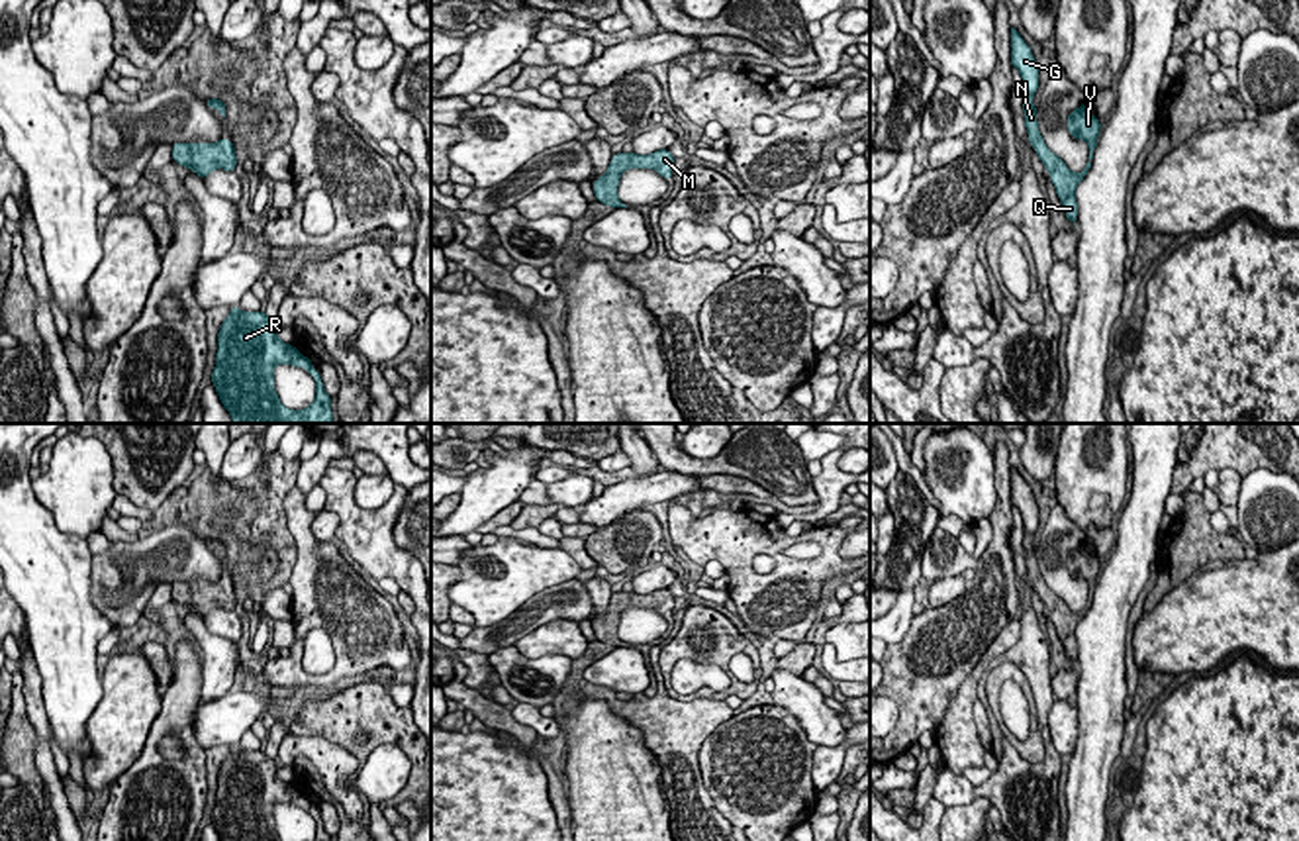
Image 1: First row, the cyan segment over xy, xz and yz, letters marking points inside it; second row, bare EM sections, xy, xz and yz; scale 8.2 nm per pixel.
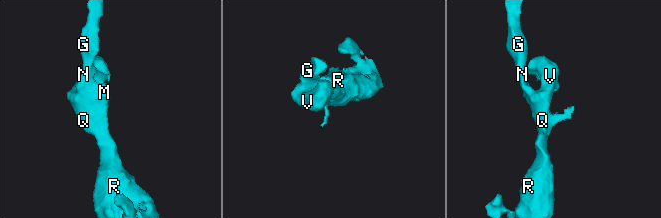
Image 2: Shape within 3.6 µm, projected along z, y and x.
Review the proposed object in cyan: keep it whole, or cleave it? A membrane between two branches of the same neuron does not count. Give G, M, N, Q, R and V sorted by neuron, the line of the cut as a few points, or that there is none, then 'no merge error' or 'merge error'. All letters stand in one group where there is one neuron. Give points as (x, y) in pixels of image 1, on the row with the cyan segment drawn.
G M N Q R V | no cut | no merge error

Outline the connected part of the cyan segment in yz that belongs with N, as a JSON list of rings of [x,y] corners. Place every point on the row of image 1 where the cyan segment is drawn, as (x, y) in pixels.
[[[1011,27],[1011,67],[1017,69],[1023,78],[1023,112],[1029,143],[1036,151],[1044,169],[1050,173],[1050,182],[1054,184],[1056,194],[1064,206],[1066,220],[1076,223],[1076,186],[1083,180],[1083,176],[1091,169],[1091,163],[1087,161],[1082,173],[1072,173],[1066,163],[1046,147],[1038,131],[1036,108],[1033,104],[1033,96],[1038,90],[1038,67],[1031,47],[1025,43],[1015,27]]]

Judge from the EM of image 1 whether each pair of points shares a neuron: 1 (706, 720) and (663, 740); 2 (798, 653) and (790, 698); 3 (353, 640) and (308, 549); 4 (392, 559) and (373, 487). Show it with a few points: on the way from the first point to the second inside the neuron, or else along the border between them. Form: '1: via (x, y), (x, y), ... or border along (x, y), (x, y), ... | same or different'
1: via (696, 720), (673, 732) | same
2: border along (774, 669), (786, 669), (800, 677) | different
3: via (353, 618), (324, 585), (320, 571) | same
4: border along (396, 485), (377, 508), (361, 508), (353, 500) | different

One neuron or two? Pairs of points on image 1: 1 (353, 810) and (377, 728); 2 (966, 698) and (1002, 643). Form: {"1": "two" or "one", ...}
{"1": "two", "2": "one"}

